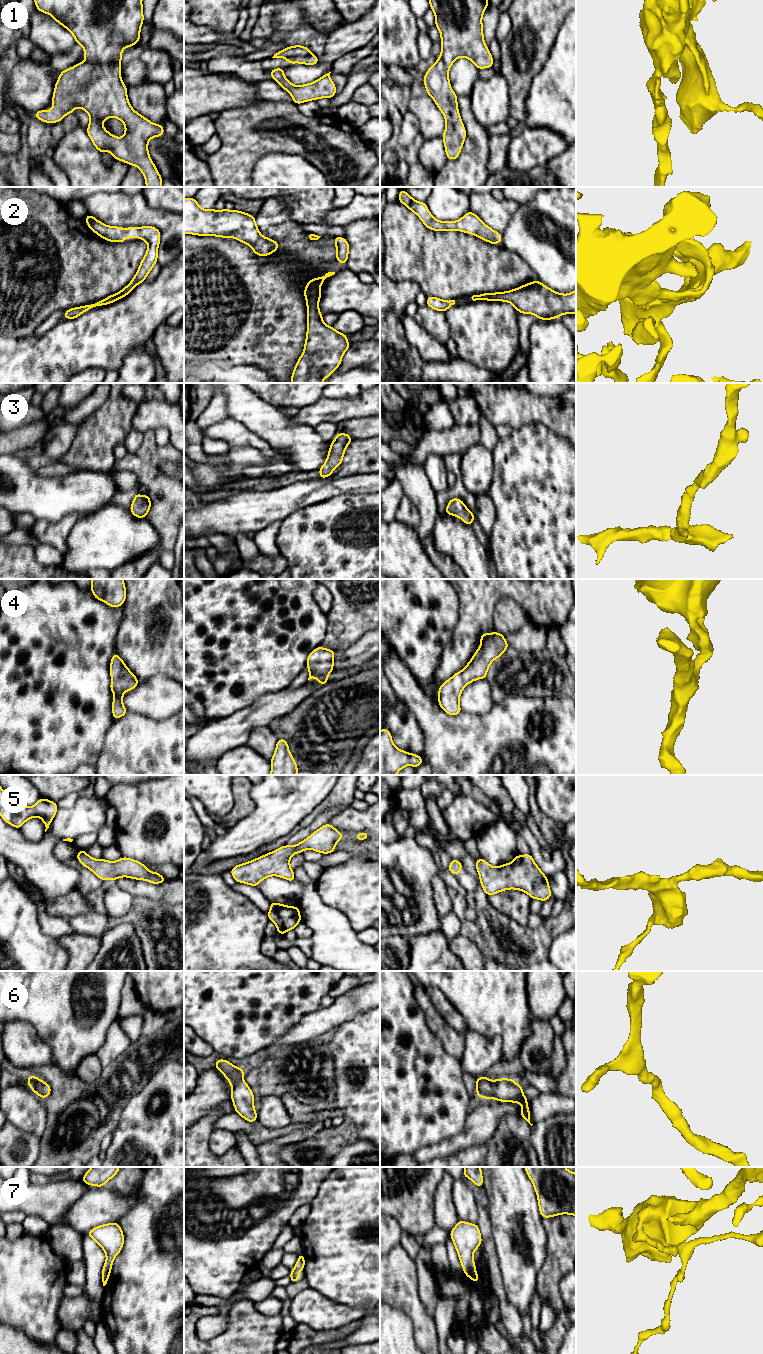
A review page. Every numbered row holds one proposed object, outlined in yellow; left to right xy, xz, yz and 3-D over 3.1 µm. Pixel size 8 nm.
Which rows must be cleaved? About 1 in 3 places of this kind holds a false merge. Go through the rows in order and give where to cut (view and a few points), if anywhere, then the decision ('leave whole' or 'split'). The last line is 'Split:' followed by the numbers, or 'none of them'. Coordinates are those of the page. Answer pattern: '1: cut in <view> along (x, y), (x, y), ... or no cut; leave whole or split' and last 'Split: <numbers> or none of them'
1: no cut; leave whole
2: no cut; leave whole
3: no cut; leave whole
4: no cut; leave whole
5: no cut; leave whole
6: no cut; leave whole
7: cut in xy along (108, 1277), (102, 1279); split
Split: 7

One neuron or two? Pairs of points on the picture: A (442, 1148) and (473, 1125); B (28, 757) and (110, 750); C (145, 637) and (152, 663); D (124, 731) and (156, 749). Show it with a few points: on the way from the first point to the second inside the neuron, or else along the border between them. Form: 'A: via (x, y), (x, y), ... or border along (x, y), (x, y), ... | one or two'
A: via (450, 1147), (468, 1133) | one
B: border along (109, 728), (105, 736), (103, 751), (95, 764) | two
C: via (151, 643), (152, 657) | one
D: via (132, 739), (142, 749), (148, 749) | one

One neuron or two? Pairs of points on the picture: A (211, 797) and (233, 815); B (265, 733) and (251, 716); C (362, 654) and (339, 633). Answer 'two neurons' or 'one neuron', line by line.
A: two neurons
B: two neurons
C: two neurons

